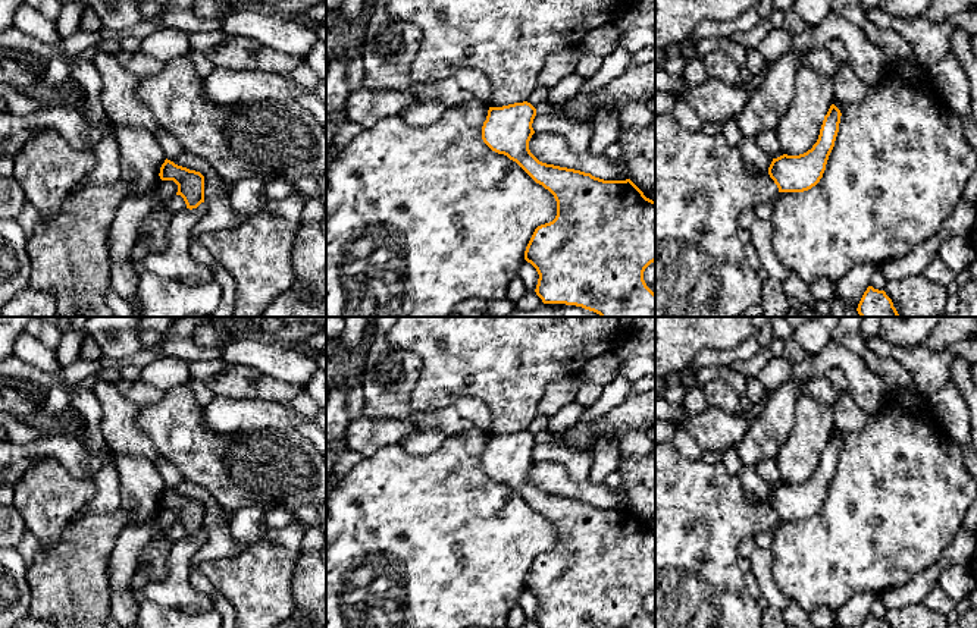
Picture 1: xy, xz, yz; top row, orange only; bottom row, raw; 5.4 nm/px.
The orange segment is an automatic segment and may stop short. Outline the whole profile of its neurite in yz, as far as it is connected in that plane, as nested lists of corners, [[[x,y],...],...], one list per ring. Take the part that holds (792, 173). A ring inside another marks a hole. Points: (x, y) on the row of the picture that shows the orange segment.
[[[832,104],[824,116],[817,142],[804,154],[773,158],[768,175],[779,192],[804,192],[815,186],[826,170],[839,132],[840,110]]]

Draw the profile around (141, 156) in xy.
[[[113,126],[119,145],[120,176],[132,194],[154,194],[166,154],[154,132],[135,126]]]

